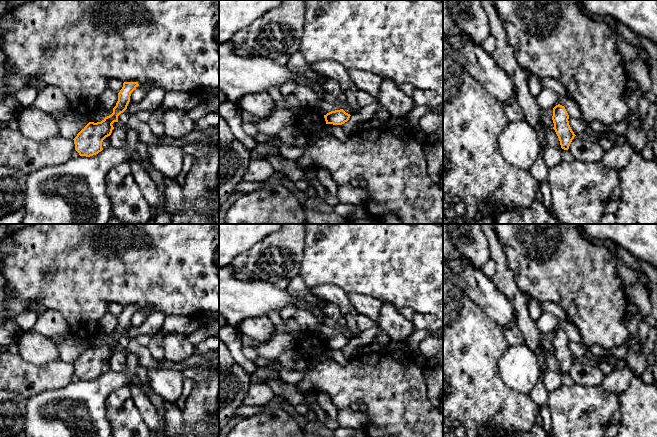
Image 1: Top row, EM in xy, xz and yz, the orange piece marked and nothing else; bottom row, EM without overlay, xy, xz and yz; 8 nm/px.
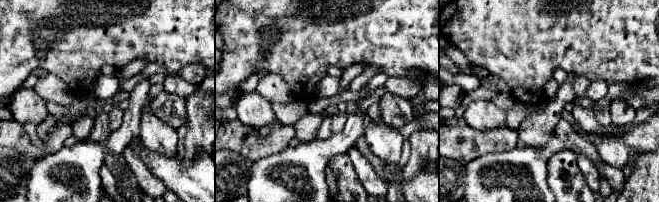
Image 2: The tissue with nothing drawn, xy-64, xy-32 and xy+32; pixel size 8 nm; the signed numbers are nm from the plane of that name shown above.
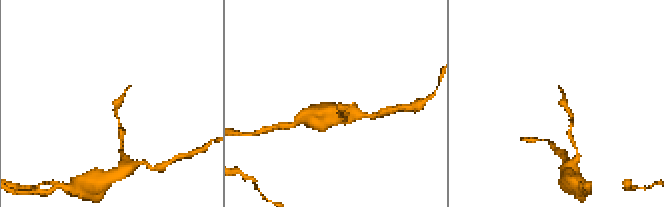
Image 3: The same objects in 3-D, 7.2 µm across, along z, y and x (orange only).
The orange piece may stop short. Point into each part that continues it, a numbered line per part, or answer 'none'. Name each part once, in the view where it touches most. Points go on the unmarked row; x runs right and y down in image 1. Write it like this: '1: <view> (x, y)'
none

